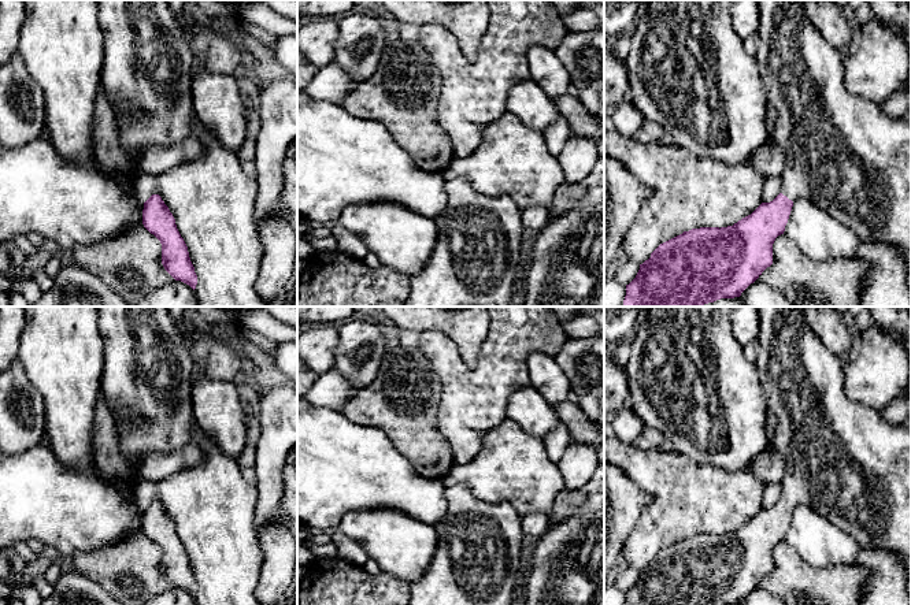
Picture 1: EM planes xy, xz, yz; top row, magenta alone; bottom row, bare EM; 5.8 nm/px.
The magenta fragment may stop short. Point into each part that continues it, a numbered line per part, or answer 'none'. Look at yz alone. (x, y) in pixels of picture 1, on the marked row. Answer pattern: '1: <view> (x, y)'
1: yz (841, 151)

